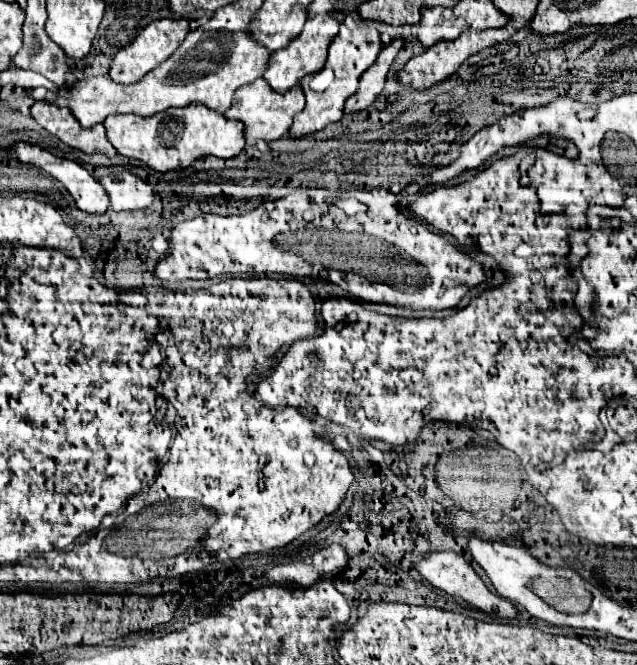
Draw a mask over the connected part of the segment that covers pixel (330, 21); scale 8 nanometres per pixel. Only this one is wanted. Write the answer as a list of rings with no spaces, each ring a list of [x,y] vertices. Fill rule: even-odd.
[[[311,16],[299,36],[289,40],[289,44],[285,48],[275,50],[271,54],[269,68],[263,74],[265,80],[269,82],[269,86],[277,92],[285,92],[291,86],[295,86],[303,76],[319,72],[327,62],[327,48],[331,44],[331,40],[337,36],[337,30],[339,30],[339,22],[333,16]]]

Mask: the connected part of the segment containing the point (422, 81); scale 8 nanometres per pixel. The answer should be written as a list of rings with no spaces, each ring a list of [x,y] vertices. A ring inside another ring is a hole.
[[[461,34],[453,42],[439,42],[437,46],[427,48],[423,54],[411,58],[399,74],[399,80],[405,84],[411,82],[413,88],[423,90],[435,82],[445,80],[467,60],[467,56],[487,48],[487,44],[471,44],[471,34]]]

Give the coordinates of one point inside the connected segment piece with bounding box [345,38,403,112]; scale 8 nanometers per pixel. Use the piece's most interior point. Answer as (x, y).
(372, 82)

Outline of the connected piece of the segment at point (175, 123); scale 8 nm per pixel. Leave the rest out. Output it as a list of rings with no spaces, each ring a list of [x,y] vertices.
[[[189,104],[183,108],[169,108],[149,118],[141,116],[109,116],[103,122],[107,130],[109,142],[115,150],[127,158],[137,158],[149,168],[155,170],[173,170],[173,168],[189,168],[195,158],[201,156],[217,156],[217,158],[233,158],[245,146],[245,126],[243,122],[229,120],[215,110],[209,110],[201,104]]]

